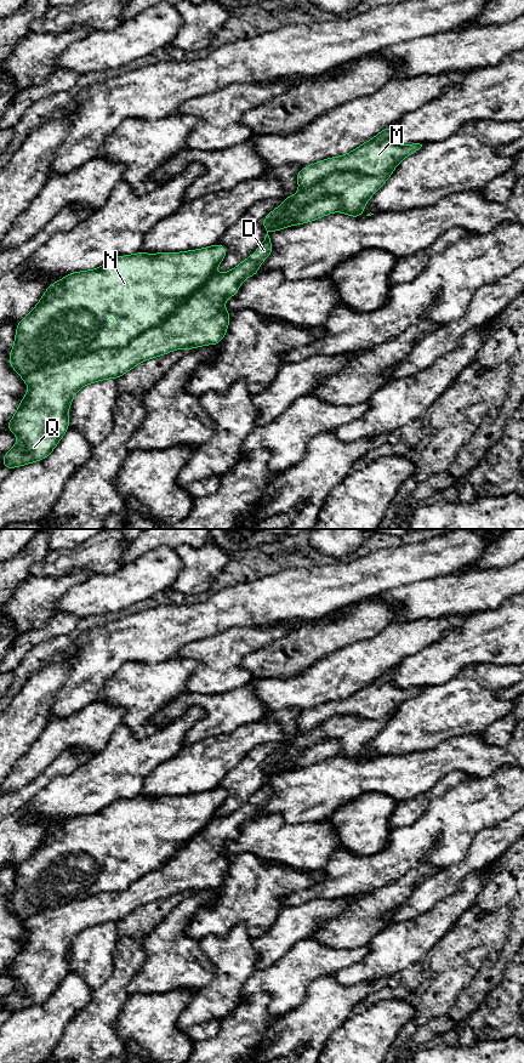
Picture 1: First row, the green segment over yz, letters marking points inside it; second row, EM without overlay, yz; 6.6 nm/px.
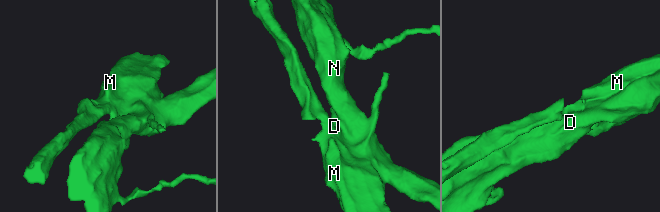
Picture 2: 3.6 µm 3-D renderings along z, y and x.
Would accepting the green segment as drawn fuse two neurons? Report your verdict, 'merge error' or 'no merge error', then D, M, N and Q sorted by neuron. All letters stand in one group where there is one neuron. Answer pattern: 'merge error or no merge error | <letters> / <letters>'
merge error | D N Q / M

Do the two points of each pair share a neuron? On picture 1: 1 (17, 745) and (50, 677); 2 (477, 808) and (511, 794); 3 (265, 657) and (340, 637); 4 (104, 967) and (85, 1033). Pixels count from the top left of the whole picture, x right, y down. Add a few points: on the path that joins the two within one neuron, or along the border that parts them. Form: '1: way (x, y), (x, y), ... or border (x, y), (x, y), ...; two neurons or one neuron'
1: way (17, 728), (27, 716), (38, 694); one neuron
2: way (485, 802), (502, 794); one neuron
3: way (283, 659), (290, 659), (307, 644), (322, 637); one neuron
4: way (103, 983), (103, 1010), (98, 1017); one neuron

